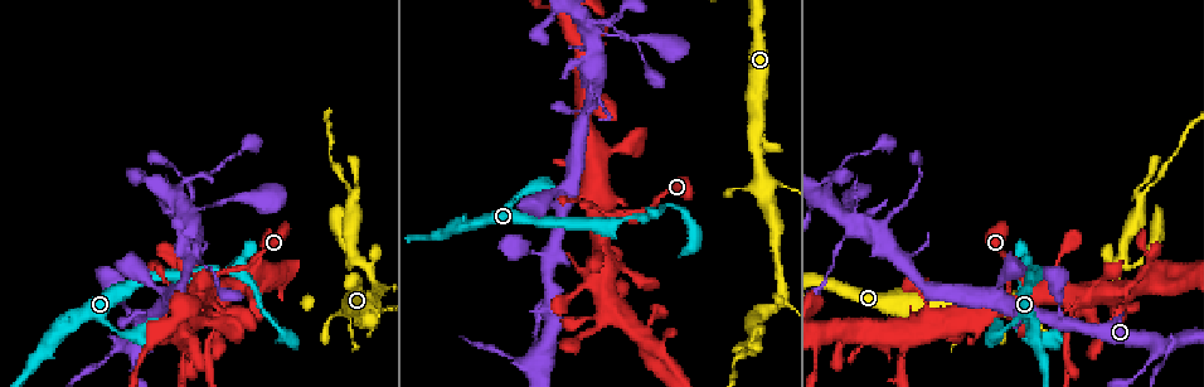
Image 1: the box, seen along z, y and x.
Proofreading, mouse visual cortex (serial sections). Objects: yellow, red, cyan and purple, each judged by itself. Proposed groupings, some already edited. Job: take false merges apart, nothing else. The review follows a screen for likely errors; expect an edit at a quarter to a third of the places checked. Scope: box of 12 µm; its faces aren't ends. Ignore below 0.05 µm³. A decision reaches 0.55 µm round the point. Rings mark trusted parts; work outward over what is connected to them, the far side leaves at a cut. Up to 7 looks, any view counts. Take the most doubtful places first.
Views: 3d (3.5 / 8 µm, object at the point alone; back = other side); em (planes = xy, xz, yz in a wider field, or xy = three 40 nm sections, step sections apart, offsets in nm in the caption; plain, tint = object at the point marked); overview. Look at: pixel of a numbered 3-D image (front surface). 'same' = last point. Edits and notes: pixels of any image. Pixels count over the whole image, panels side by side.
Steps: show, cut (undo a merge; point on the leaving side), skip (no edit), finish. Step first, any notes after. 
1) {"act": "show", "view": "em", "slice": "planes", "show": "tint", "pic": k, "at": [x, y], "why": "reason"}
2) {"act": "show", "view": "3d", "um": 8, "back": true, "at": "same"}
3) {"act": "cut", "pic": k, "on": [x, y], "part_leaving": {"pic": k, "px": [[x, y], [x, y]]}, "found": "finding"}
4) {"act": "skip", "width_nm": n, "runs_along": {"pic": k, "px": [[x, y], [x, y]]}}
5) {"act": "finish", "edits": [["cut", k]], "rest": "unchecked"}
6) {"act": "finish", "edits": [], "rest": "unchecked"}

{"act": "show", "view": "3d", "um": 3.5, "pic": 1, "at": [230, 273], "why": "a fork"}

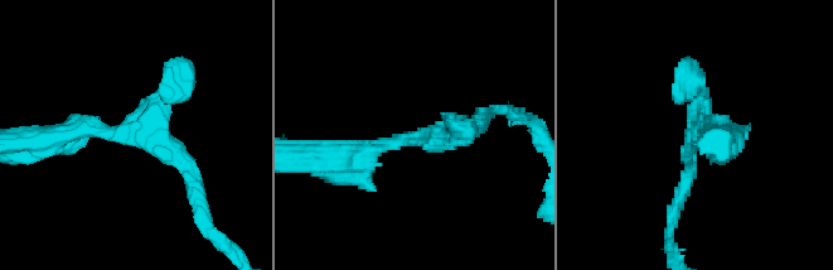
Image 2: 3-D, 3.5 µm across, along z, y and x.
{"act": "show", "view": "em", "slice": "xy", "step": 3, "show": "tint", "pic": 2, "at": [125, 135], "arms": 3, "arm_widths_nm": [150, 200, 350]}

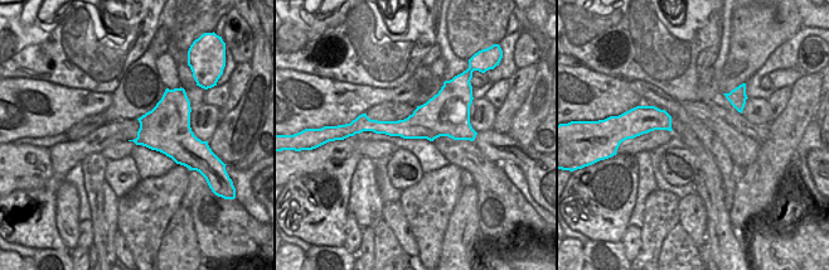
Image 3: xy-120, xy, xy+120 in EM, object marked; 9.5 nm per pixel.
{"act": "skip", "runs_along": {"pic": 2, "px": [[53, 139], [150, 135], [193, 182]]}, "found": "continuous, no second cell"}

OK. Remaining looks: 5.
{"act": "show", "view": "3d", "um": 3.5, "pic": 1, "at": [591, 90], "why": "calibre changes"}

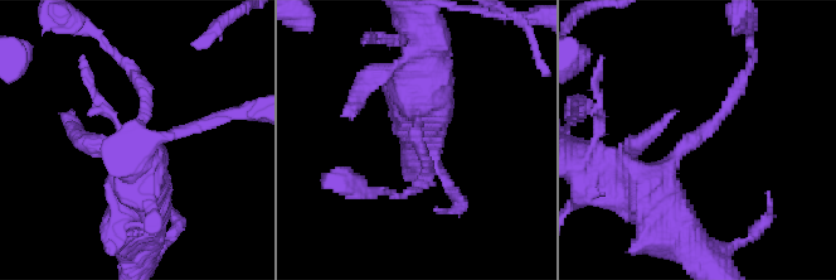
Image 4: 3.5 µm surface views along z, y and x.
{"act": "show", "view": "em", "slice": "xy", "step": 1, "show": "tint", "pic": 4, "at": [416, 133], "arm_widths_nm": [150, 600]}

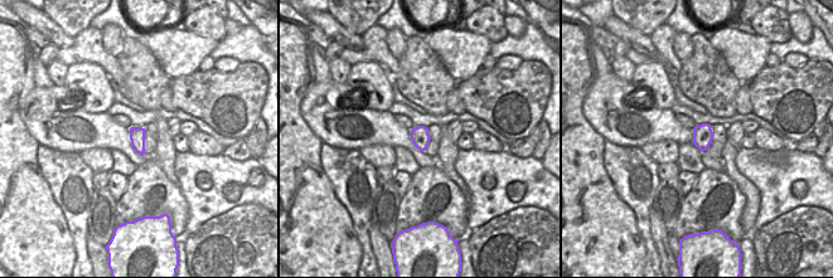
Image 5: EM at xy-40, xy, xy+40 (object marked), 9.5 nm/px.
{"act": "skip", "width_nm": 170, "runs_along": {"pic": 4, "px": [[144, 210], [132, 136], [144, 116], [136, 78]]}, "found": "one cell here"}

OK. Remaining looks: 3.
{"act": "show", "view": "3d", "um": 8, "pic": 1, "at": [1121, 257]}

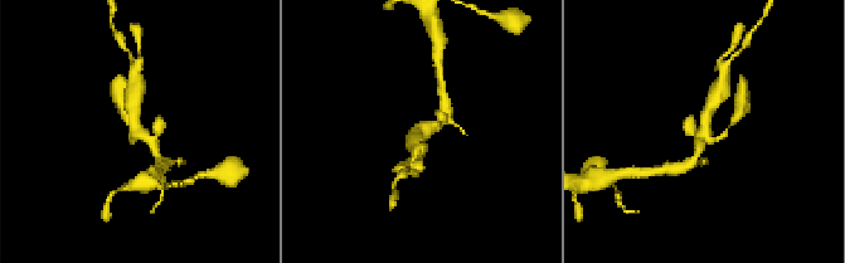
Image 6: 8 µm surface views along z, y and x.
{"act": "show", "view": "em", "slice": "xy", "step": 1, "show": "tint", "pic": 6, "at": [139, 131], "why": "need the tissue"}

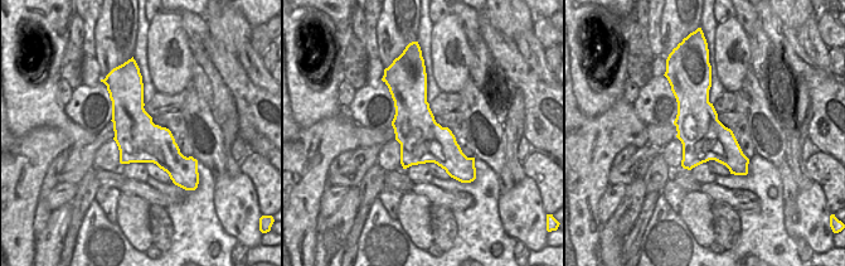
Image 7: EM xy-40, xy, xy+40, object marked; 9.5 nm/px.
{"act": "skip", "runs_along": {"pic": 6, "px": [[158, 159], [137, 130], [134, 98]]}, "found": "continuous, no second cell"}

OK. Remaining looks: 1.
{"act": "finish", "edits": [], "rest": "unchecked"}

